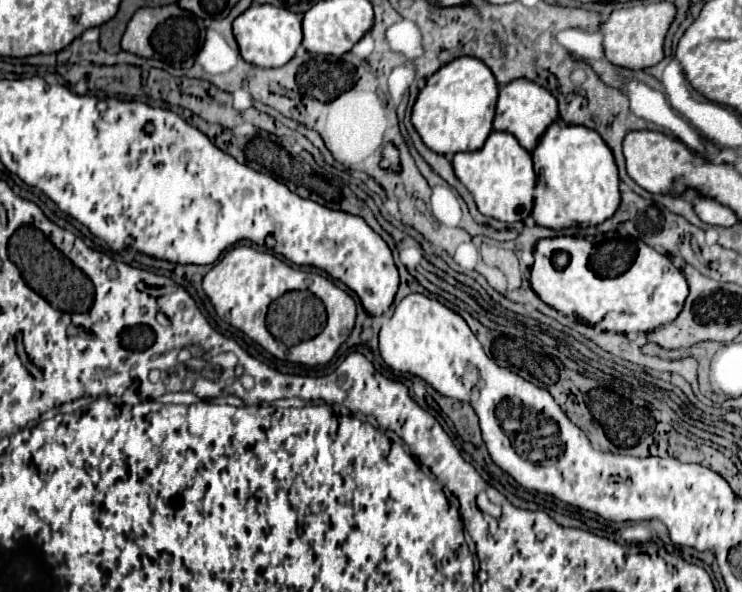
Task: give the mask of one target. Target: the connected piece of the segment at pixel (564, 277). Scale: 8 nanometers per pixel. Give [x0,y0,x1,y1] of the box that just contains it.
[530,232,688,332]

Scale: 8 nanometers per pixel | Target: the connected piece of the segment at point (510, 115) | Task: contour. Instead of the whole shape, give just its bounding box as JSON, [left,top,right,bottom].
[494,80,558,152]

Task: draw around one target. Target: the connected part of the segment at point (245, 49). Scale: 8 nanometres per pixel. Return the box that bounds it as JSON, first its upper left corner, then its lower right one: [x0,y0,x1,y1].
[234,4,302,68]

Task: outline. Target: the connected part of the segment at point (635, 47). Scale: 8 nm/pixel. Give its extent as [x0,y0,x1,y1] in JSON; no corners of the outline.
[600,2,676,70]

